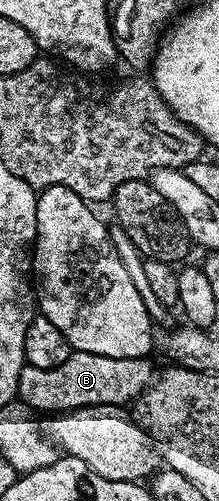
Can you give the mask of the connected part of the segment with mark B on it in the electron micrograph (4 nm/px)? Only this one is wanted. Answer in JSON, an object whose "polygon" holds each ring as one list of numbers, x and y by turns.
{"polygon":[[73,352,66,360,66,364,58,364,58,368,34,368,24,365,18,380,16,393,19,401,32,407,33,411,48,410,44,412,67,412,86,408,87,406,110,406,113,408,127,407,127,402,132,402,141,397,154,381,151,361,148,358,111,358,97,354,82,354]]}

